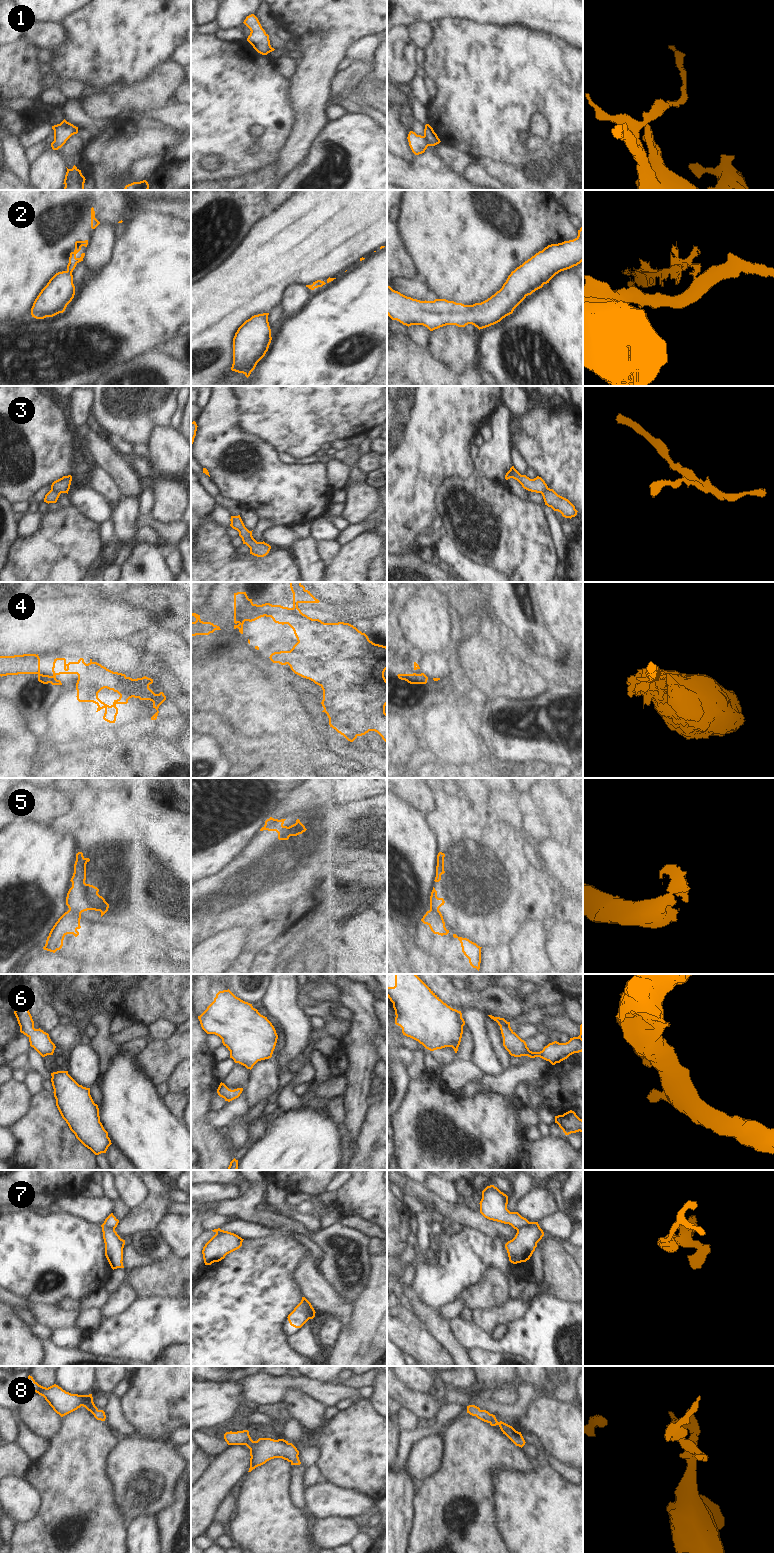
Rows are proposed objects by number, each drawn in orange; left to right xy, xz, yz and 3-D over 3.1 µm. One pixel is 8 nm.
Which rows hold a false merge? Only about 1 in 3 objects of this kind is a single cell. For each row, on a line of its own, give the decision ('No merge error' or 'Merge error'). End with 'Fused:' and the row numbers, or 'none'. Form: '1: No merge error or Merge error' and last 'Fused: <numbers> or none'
1: No merge error
2: Merge error
3: Merge error
4: No merge error
5: Merge error
6: No merge error
7: Merge error
8: No merge error
Fused: 2, 3, 5, 7.

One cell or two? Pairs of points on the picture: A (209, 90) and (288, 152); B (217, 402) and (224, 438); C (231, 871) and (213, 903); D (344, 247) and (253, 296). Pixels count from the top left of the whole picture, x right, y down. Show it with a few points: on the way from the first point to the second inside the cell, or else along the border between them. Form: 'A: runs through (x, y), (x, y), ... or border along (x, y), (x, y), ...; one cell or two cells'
A: border along (293, 126), (280, 150), (278, 160), (274, 164); two cells
B: runs through (217, 411), (217, 430); one cell
C: runs through (231, 879), (230, 886), (221, 895); one cell
D: runs through (321, 247), (302, 247), (276, 273); one cell

